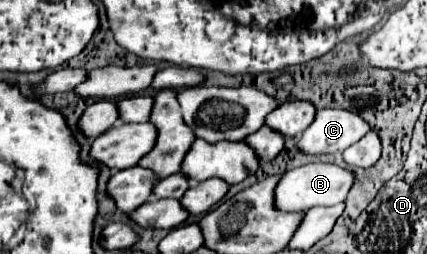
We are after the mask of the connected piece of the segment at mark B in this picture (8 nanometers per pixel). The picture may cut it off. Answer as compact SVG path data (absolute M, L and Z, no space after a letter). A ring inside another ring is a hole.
M309 163L303 167L297 167L293 171L287 171L277 187L275 187L275 205L279 207L279 211L295 211L295 213L305 213L311 207L323 205L323 207L331 207L341 203L351 185L353 185L353 173L349 169L343 169L339 165L331 165L331 163Z

